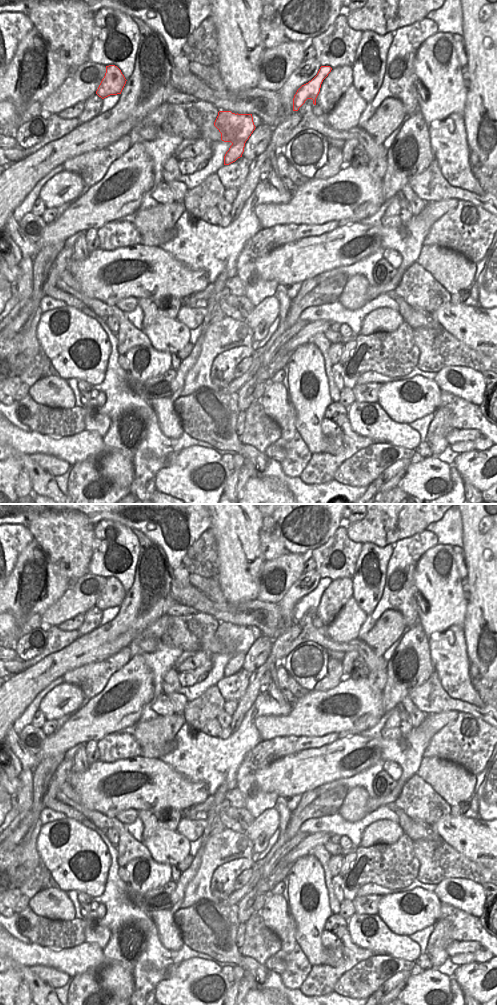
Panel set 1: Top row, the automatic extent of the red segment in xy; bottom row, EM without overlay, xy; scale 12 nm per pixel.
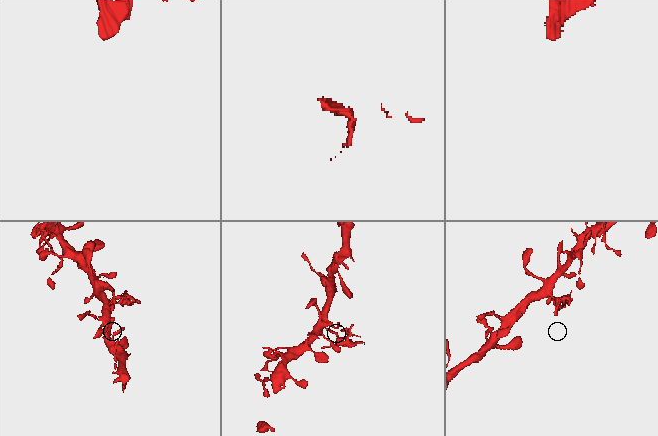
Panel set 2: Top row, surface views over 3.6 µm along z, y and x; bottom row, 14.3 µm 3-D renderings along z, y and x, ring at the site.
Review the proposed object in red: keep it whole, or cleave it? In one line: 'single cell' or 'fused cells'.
fused cells

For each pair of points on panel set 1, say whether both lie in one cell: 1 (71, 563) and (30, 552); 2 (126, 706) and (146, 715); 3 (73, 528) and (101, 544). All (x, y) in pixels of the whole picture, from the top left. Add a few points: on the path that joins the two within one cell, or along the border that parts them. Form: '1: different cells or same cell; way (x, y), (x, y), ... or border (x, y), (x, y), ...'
1: different cells; border (34, 539), (42, 551), (65, 574)
2: different cells; border (150, 702), (144, 707), (138, 721)
3: different cells; border (94, 527), (93, 553), (88, 562)

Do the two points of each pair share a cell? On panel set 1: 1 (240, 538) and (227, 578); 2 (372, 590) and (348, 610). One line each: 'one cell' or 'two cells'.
1: one cell
2: two cells

